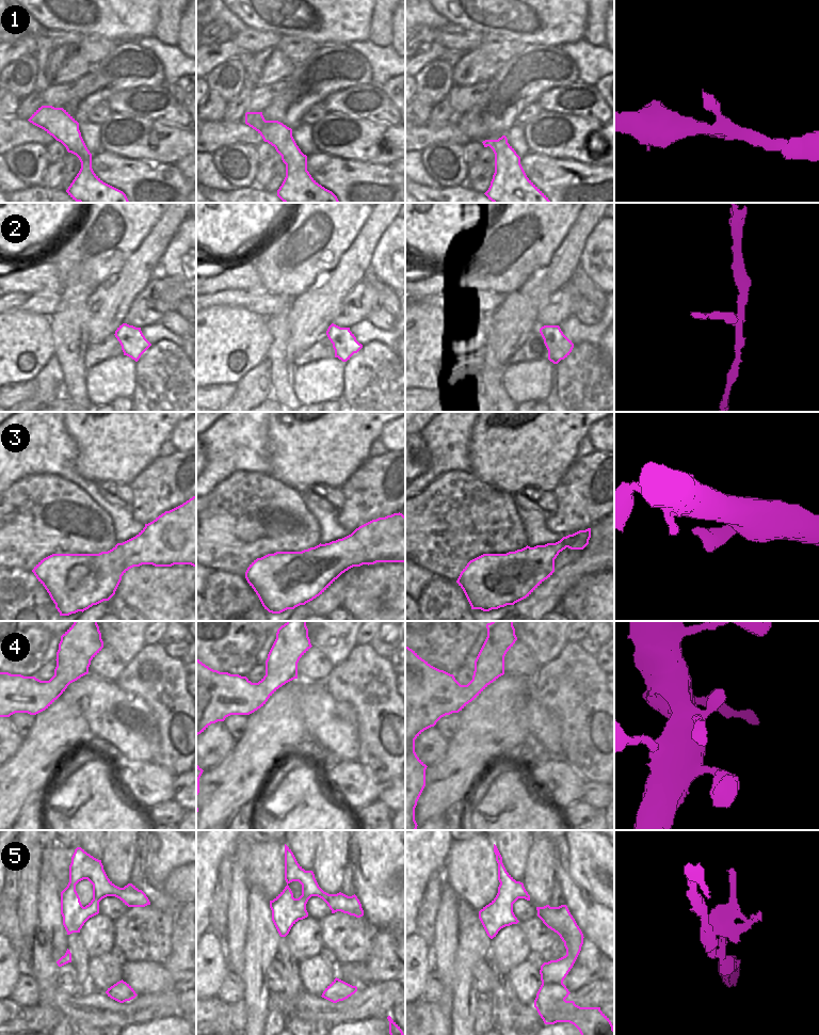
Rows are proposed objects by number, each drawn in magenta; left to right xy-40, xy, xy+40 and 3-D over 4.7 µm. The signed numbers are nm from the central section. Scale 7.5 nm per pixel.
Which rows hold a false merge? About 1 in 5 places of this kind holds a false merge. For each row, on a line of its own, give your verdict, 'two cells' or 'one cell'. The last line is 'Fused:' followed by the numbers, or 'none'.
1: one cell
2: two cells
3: one cell
4: one cell
5: one cell
Fused: 2

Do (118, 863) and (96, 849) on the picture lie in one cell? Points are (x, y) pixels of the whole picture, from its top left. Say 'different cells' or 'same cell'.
different cells

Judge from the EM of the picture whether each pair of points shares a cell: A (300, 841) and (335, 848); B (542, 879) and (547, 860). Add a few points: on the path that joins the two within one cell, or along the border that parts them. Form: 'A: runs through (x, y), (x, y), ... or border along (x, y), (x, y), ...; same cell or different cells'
A: border along (319, 841), (315, 853), (315, 864), (311, 869); different cells
B: runs through (542, 875), (543, 864); same cell

